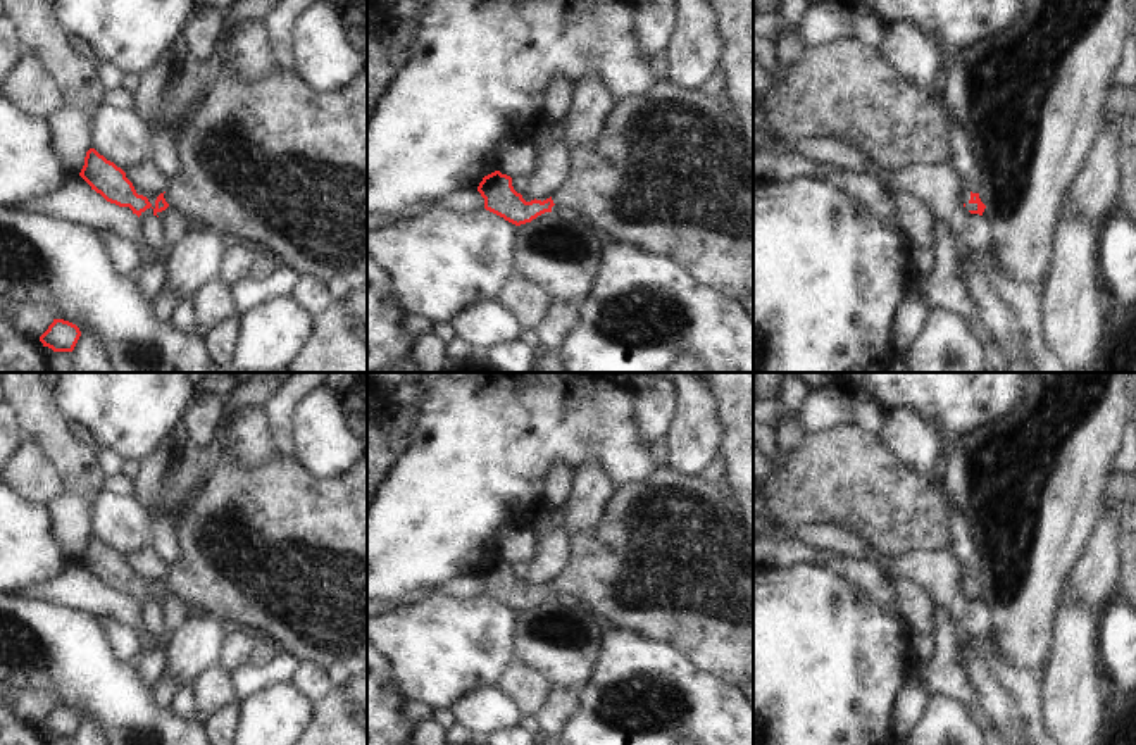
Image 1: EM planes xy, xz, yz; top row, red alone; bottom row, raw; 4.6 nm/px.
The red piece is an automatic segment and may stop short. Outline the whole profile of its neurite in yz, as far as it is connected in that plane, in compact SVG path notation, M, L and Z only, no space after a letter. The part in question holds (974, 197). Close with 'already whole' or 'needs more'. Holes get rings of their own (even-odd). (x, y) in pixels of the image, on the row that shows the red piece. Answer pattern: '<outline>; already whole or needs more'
M967 186L960 190L960 200L971 214L983 216L986 205L981 202L979 193L972 193Z; needs more

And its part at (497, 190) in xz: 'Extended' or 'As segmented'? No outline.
Extended.

